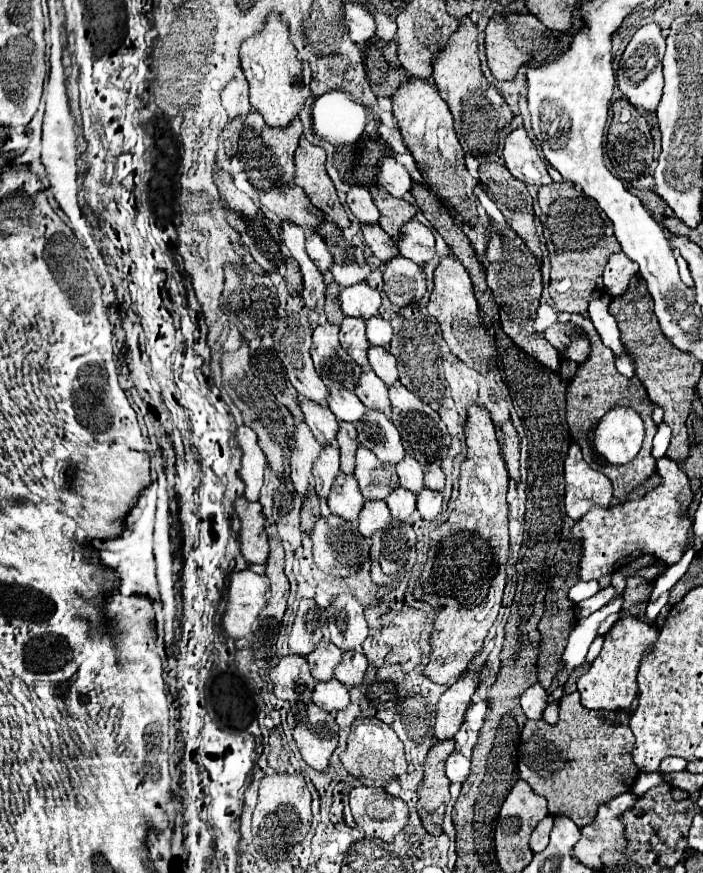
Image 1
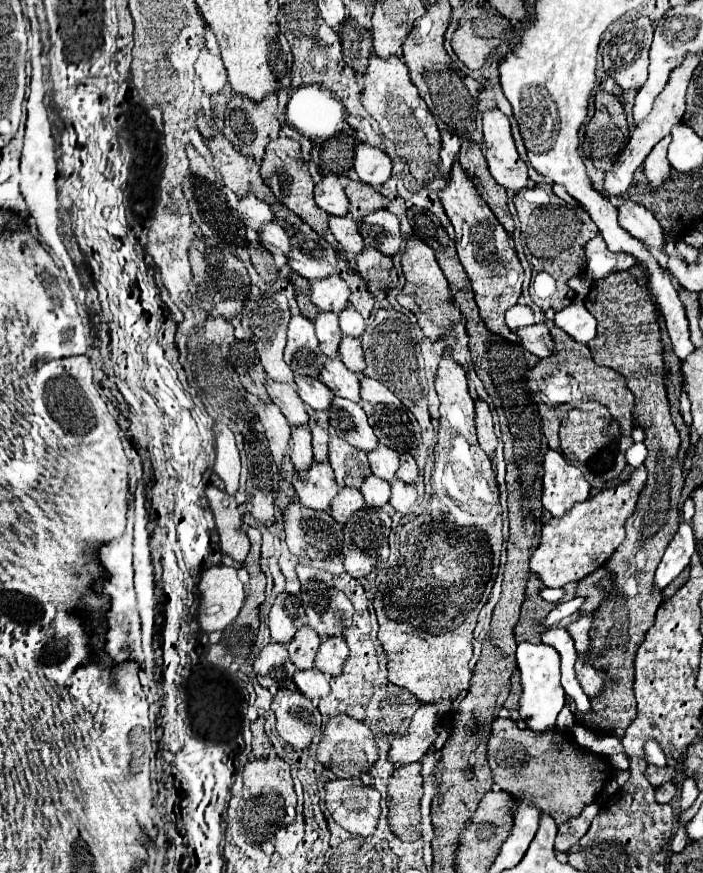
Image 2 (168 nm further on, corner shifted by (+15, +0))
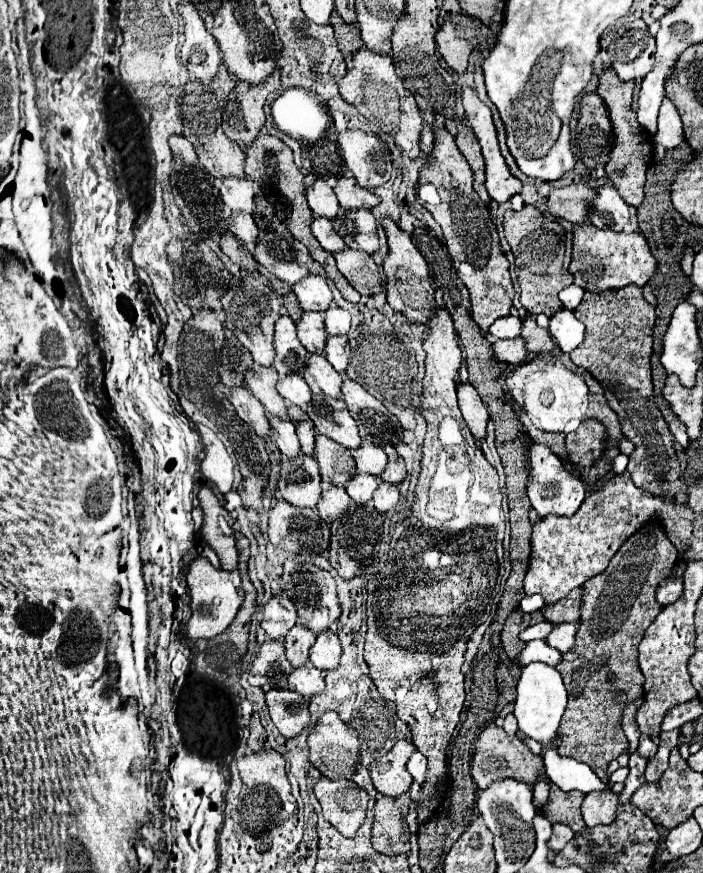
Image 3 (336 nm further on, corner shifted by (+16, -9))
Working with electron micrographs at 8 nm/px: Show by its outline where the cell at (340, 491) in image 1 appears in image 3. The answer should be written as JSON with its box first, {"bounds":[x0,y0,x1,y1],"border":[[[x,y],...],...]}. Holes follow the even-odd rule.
{"bounds":[278,454,322,508],"border":[[[306,454],[284,458],[280,464],[278,492],[284,500],[298,508],[312,508],[320,500],[322,486],[316,460]]]}

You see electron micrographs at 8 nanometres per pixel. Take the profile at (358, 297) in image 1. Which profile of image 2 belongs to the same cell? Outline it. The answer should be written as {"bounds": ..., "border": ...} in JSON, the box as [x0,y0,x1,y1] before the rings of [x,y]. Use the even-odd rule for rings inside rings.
{"bounds":[311,275,351,313],"border":[[[339,275],[311,283],[311,301],[321,311],[341,313],[349,305],[349,297],[351,297],[351,289]]]}

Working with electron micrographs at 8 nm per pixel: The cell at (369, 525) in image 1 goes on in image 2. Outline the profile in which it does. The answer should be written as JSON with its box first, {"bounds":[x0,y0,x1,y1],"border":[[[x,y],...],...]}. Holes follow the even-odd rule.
{"bounds":[333,489,365,525],"border":[[[339,489],[337,501],[333,501],[333,519],[341,525],[345,525],[353,515],[365,509],[365,501],[361,497],[359,489]]]}

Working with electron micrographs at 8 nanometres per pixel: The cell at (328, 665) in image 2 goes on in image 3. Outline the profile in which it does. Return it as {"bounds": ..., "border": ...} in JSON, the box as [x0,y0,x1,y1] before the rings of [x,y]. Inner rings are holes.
{"bounds":[310,630,340,670],"border":[[[324,630],[316,636],[314,646],[310,648],[310,662],[318,670],[334,670],[340,662],[340,640],[334,630]]]}

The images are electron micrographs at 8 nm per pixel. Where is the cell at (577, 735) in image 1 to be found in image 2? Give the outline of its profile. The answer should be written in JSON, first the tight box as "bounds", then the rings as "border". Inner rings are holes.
{"bounds":[487,719,615,825],"border":[[[497,719],[487,747],[487,761],[495,783],[513,797],[535,805],[541,813],[549,813],[557,825],[577,817],[585,805],[597,801],[605,783],[615,775],[607,757],[583,749],[571,739],[571,733],[565,735],[563,745],[559,745],[555,731],[537,735],[531,729],[519,729],[513,719]]]}

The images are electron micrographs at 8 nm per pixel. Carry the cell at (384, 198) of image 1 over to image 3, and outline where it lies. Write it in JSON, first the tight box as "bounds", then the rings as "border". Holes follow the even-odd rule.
{"bounds":[334,176,380,210],"border":[[[348,176],[338,178],[338,182],[334,186],[334,192],[336,192],[336,198],[338,198],[340,206],[346,208],[346,210],[348,208],[352,208],[352,210],[366,208],[366,210],[370,210],[380,202],[380,198],[374,192],[358,186],[358,182],[352,176],[350,178]]]}

